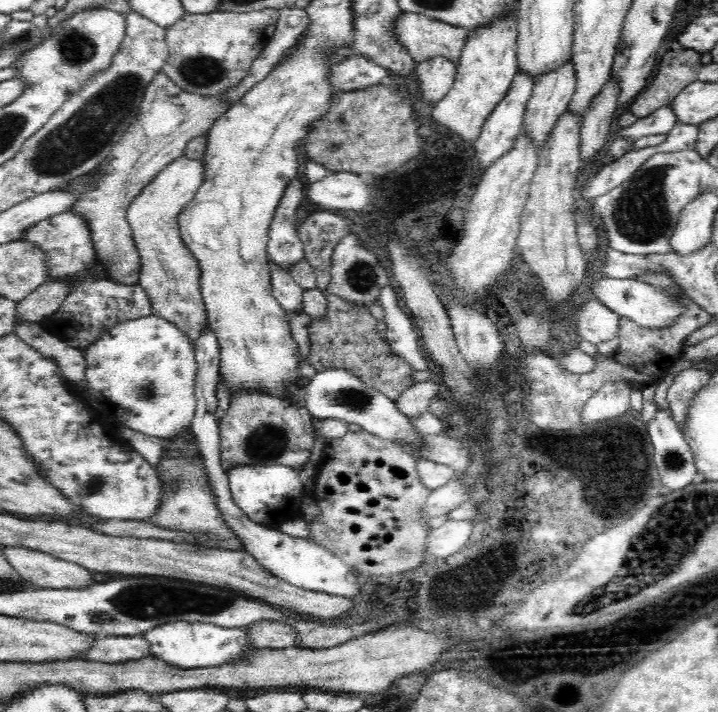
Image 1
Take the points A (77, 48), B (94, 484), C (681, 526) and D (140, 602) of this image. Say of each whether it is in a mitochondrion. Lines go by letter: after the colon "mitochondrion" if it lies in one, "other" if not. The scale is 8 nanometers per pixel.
A: mitochondrion
B: mitochondrion
C: mitochondrion
D: mitochondrion

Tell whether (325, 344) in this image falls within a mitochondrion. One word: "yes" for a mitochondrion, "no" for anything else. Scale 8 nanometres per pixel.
no

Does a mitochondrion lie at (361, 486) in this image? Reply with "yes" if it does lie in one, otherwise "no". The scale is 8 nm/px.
no

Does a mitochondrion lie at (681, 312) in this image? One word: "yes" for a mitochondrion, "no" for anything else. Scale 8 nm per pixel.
no

